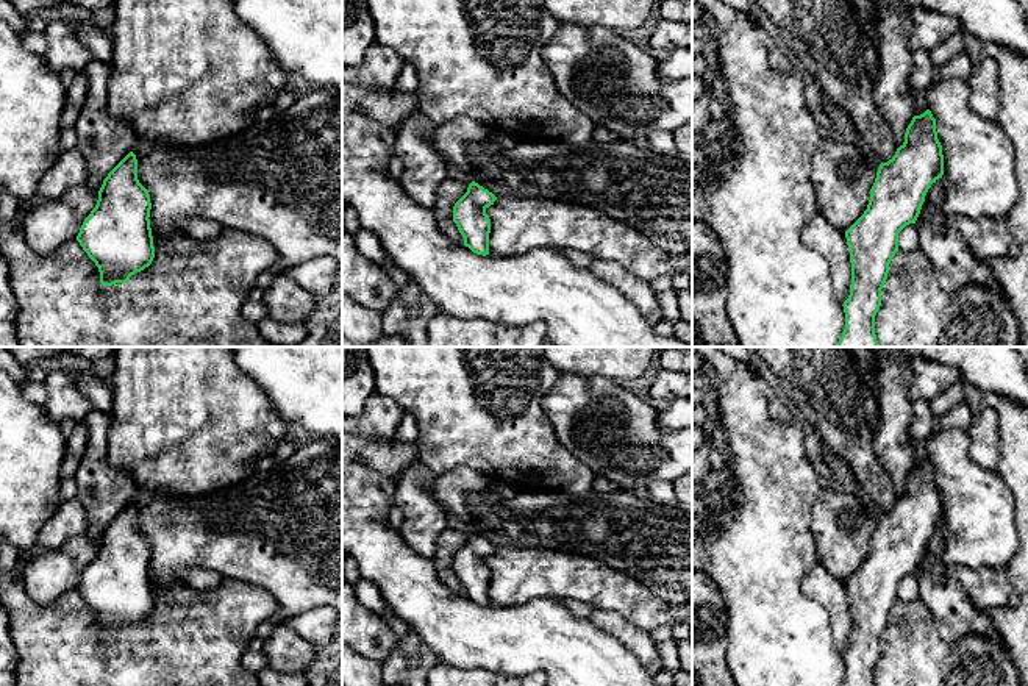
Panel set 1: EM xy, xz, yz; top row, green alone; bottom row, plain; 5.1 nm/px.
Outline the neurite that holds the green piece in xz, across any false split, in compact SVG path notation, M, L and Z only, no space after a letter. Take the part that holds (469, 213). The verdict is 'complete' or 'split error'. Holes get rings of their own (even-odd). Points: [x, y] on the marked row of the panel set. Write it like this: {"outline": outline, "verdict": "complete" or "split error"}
{"outline": "M472 181L453 206L453 222L464 238L464 245L477 255L489 255L491 219L486 209L495 200L492 192Z", "verdict": "complete"}

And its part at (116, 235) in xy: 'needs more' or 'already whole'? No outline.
already whole

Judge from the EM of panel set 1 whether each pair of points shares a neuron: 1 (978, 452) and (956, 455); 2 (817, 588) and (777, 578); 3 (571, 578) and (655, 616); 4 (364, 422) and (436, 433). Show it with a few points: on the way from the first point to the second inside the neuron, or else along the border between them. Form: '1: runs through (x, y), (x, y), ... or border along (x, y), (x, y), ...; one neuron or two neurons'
1: border along (966, 430), (970, 457), (983, 468), (995, 471); two neurons
2: border along (817, 563), (805, 575), (802, 591), (825, 610); two neurons
3: runs through (591, 582), (624, 594), (635, 602); one neuron
4: border along (375, 393), (391, 397), (405, 411); two neurons

